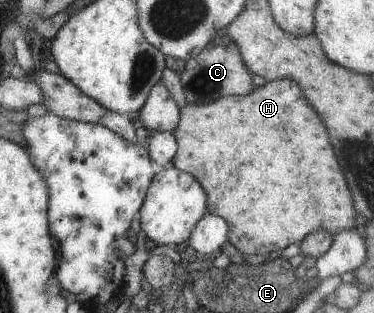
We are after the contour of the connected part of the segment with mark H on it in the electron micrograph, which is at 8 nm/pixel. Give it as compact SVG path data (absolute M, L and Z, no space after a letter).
M290 78L267 80L266 85L258 87L254 93L250 93L250 97L222 97L218 101L202 105L187 103L181 109L181 118L173 134L177 139L178 151L175 153L171 165L176 166L183 172L193 174L201 182L207 193L209 212L228 221L230 227L229 242L238 252L246 253L246 255L269 254L277 249L298 244L309 233L317 231L320 228L328 230L334 236L347 232L351 234L356 227L354 217L356 217L357 210L353 204L353 192L346 185L346 179L342 175L342 169L340 169L338 159L334 155L334 149L330 145L328 131L326 131L324 123L320 121L320 117L316 115L316 111L312 109L312 105L306 101L304 91L302 91L301 85L298 82Z

